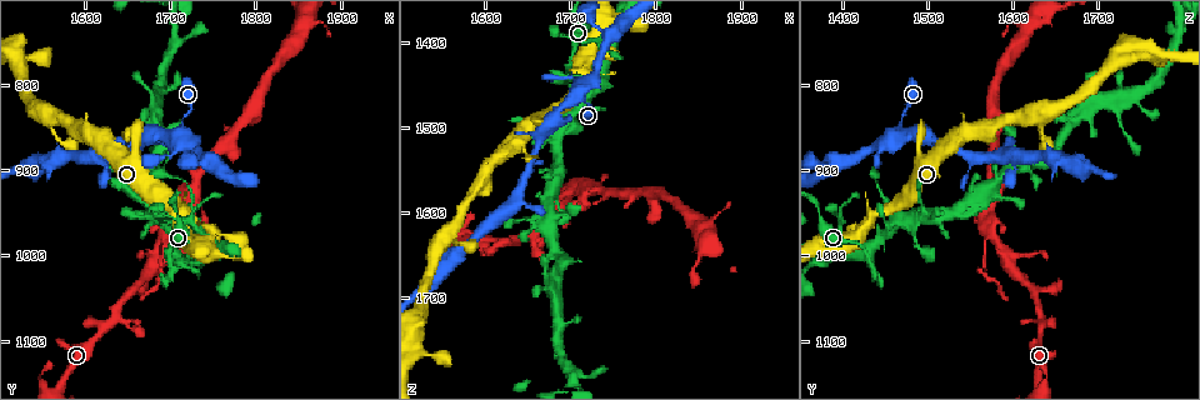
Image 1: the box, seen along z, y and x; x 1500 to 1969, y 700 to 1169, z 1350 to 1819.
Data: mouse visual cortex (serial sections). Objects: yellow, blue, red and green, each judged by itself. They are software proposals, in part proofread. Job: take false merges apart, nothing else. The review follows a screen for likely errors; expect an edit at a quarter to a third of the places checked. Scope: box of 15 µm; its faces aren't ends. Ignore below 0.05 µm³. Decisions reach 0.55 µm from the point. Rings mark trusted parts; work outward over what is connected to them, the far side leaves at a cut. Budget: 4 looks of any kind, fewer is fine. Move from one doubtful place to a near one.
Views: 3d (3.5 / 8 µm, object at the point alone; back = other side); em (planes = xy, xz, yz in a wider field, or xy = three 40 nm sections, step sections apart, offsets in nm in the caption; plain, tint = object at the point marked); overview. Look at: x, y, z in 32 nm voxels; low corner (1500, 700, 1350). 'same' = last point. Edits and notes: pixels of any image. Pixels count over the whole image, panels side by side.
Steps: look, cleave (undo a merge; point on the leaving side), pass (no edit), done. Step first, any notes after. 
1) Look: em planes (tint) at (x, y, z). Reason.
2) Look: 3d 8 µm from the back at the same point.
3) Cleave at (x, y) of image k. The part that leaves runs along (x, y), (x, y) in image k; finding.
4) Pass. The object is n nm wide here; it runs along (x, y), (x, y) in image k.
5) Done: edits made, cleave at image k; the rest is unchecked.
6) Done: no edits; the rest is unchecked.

Look: 3d 3.5 µm at (1700, 1005, 1435). Abrupt turn.

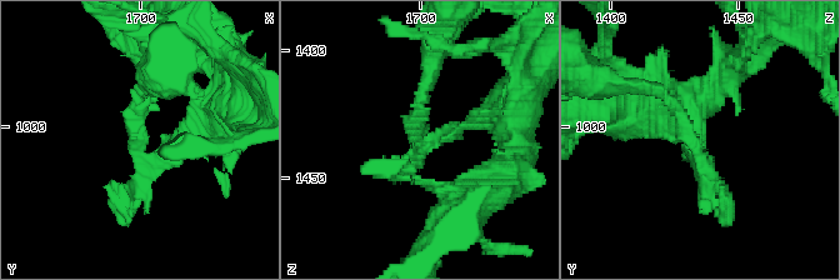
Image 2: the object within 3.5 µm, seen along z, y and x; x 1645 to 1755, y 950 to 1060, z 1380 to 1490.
Look: em xy step 2 (tint) at (1698, 1008, 1434).

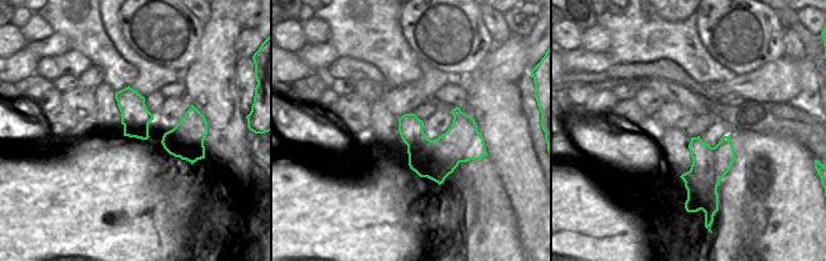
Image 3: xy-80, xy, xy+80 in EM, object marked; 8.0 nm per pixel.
Cleave at (183, 129) of image 2. The part that leaves runs along (133, 148), (151, 163), (233, 118) in image 2; a second cell is stuck on.

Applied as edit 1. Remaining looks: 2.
Look: overview. Redraw.

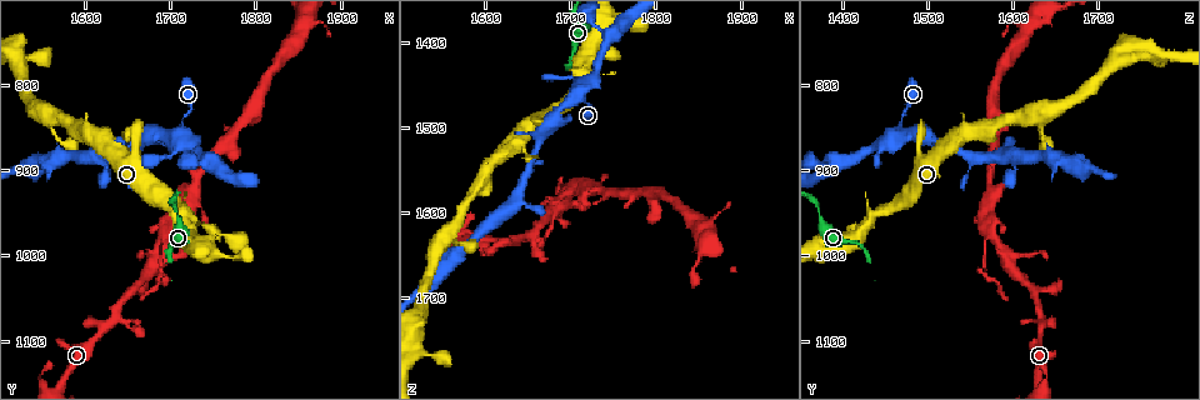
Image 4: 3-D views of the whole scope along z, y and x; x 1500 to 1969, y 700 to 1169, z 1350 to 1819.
Look: 3d 3.5 µm at (1700, 980, 1575). Thin arm on a thick one.

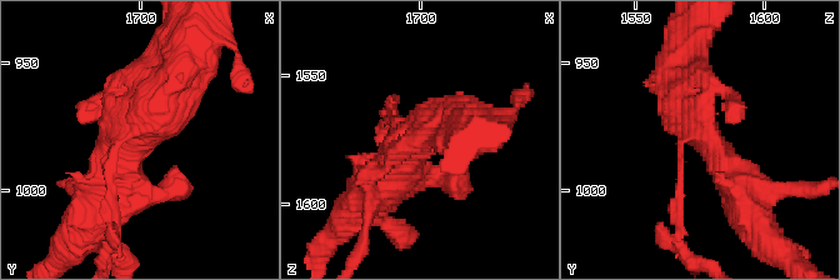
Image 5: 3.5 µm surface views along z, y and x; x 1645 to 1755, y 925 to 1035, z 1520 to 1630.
Cleave at (679, 190) of image 5. The part that leaves runs along (681, 150), (679, 243), (701, 261) in image 5; two cells meet here.

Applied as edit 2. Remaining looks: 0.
Done: edits made, cleave at image 2, cleave at image 5; the rest is unchecked.

